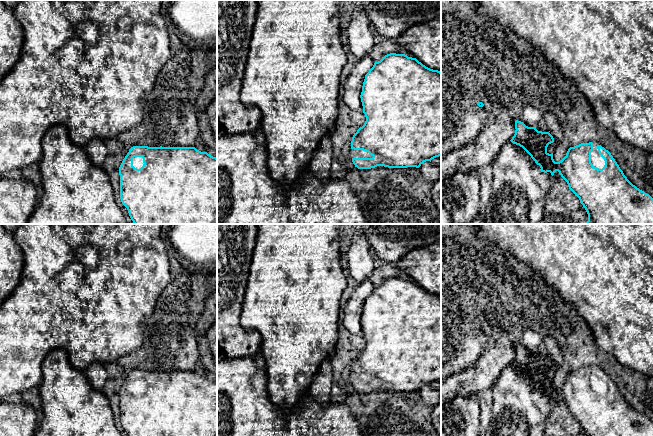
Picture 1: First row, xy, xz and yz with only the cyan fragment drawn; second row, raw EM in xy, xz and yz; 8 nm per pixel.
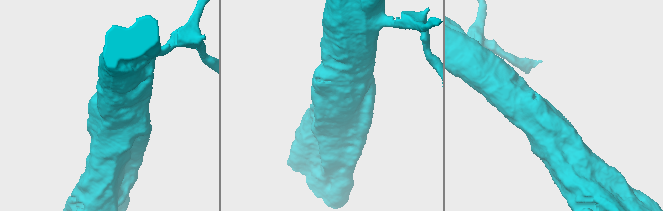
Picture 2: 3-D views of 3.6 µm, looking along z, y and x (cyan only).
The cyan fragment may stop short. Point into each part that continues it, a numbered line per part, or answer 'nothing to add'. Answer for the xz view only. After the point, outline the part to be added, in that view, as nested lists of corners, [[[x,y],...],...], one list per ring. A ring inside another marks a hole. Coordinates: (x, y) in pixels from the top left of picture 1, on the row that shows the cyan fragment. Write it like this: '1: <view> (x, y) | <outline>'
1: xz (353, 153) | [[[350,149],[350,158],[372,158],[373,156],[371,156],[368,152],[363,151],[363,150],[354,150],[354,149]]]

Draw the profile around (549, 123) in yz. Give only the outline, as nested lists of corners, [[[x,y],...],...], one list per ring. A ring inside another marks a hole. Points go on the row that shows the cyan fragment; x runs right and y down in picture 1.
[[[545,112],[542,119],[536,125],[536,129],[542,132],[549,132],[553,136],[554,142],[547,147],[547,153],[552,154],[557,144],[563,138],[563,130],[556,115],[551,112]]]

